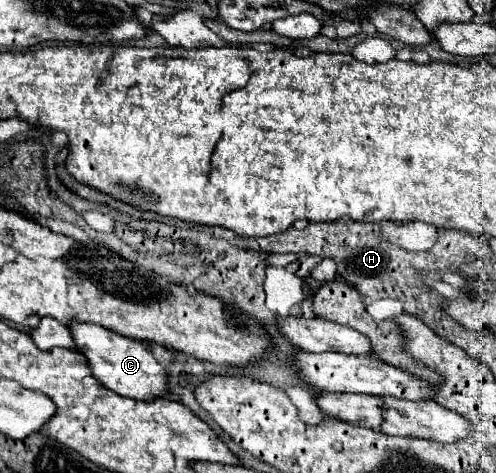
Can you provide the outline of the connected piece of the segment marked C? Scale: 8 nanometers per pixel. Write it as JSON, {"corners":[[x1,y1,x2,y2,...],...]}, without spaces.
{"corners":[[72,323,70,331,78,343,78,351,86,355,90,369,94,371,94,377,118,395,152,401,158,397,166,397,170,393,168,371,154,359,152,351,144,347,144,343,134,341,130,337,122,337,120,333,114,333,94,323]]}

